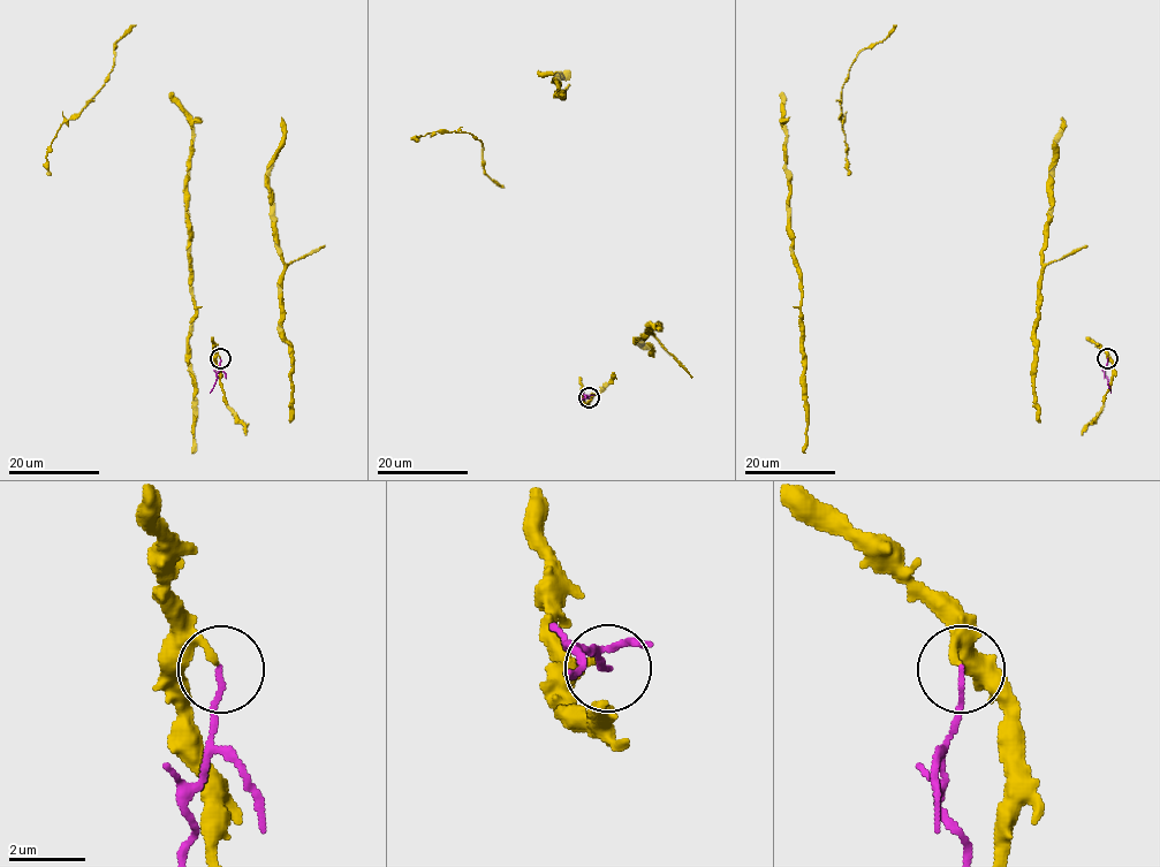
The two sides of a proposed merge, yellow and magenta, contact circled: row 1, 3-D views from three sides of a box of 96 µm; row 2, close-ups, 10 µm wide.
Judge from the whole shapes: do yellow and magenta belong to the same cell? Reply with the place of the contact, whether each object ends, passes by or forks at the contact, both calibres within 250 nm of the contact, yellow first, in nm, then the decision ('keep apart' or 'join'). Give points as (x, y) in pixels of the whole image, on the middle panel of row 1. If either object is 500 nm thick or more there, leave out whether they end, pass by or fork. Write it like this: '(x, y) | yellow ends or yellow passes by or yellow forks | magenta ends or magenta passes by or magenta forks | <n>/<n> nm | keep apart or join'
(589, 397) | yellow ends | magenta ends | 200/120 nm | keep apart

